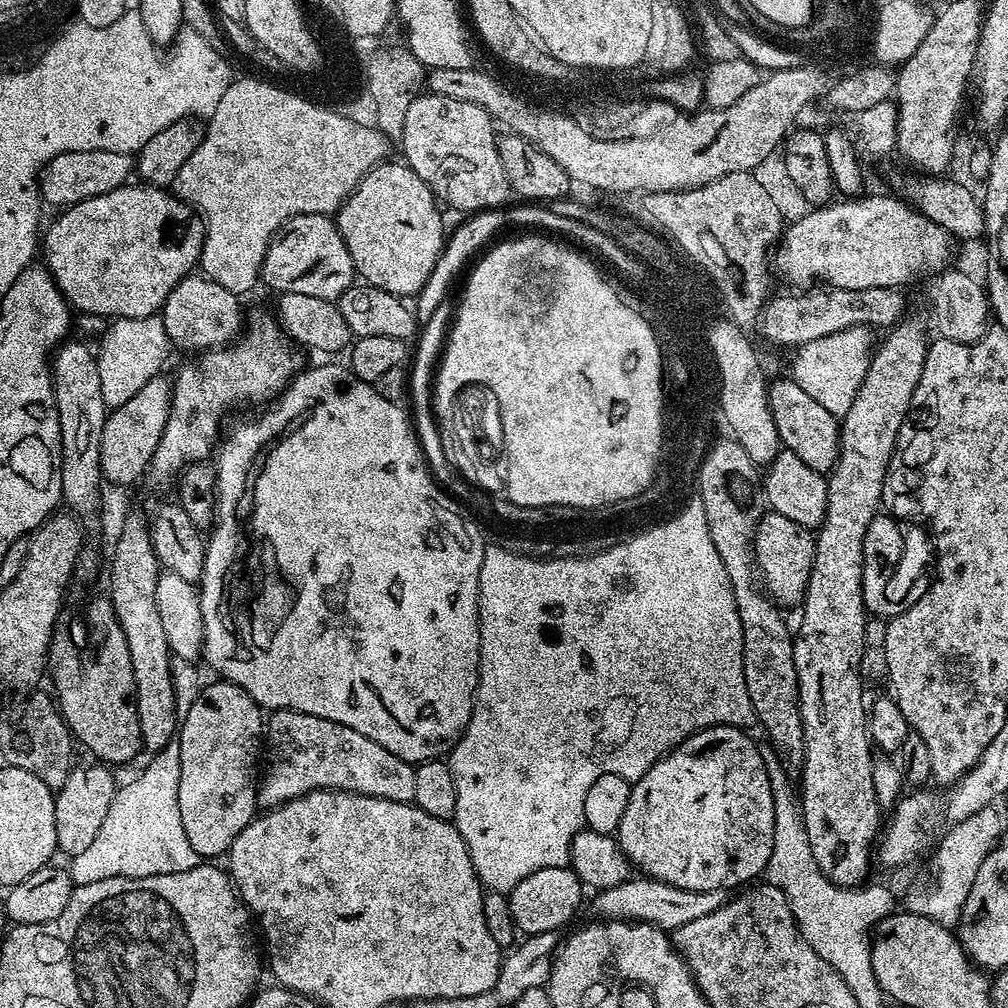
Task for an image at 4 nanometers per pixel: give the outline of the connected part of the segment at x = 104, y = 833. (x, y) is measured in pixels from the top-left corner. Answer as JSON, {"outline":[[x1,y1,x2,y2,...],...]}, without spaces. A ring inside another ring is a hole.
{"outline":[[173,742,151,757,152,761,144,768,141,776,136,776,128,785,117,787,116,797,110,802,110,810,106,810,106,818,102,827,90,842,90,847,82,850,82,854,71,857,70,871,73,885,98,882,102,878,146,878,158,874,174,874,182,870,190,870,202,858,190,846,186,838,186,830,182,830,182,814,178,810,178,778,180,777,180,745]]}

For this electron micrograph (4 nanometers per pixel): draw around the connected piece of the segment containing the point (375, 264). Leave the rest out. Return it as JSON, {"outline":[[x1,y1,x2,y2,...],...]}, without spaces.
{"outline":[[381,162,373,166,360,179,360,184,344,201,334,219,342,234,342,242,346,242,346,250,350,250,350,258,356,267,356,276,363,283,373,284,376,288,386,290,401,298,415,297,426,286,434,266,438,262,446,243,446,231,440,221,441,209,432,195,430,186,414,174,414,170,403,162]]}

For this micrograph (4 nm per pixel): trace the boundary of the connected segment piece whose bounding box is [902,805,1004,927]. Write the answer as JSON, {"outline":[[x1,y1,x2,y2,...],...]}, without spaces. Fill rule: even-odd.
{"outline":[[988,805,962,822,951,825,947,832,939,839,936,852,936,874,934,882,926,886,916,886,909,890,903,905,907,911,919,916,928,916,940,925,951,927,962,912,966,897,974,886,974,877,982,866,986,854,993,848,1004,831,1002,818,998,808]]}

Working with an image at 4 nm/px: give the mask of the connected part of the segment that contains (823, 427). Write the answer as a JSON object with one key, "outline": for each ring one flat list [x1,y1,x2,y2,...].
{"outline":[[791,378,772,380,768,385,768,401,774,414,774,426,780,435,781,445,787,451,798,454,810,470,818,470,825,474,831,472,840,456,840,425,838,418,830,414,819,402,814,402,802,386]]}

